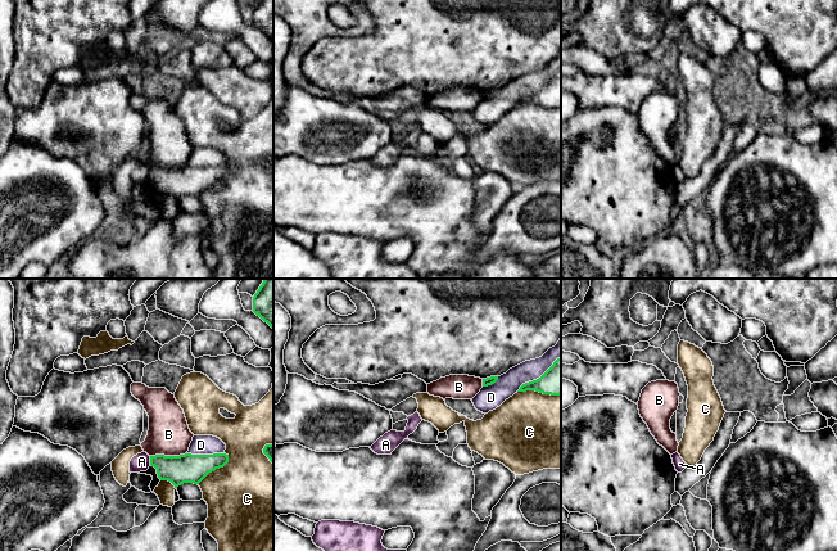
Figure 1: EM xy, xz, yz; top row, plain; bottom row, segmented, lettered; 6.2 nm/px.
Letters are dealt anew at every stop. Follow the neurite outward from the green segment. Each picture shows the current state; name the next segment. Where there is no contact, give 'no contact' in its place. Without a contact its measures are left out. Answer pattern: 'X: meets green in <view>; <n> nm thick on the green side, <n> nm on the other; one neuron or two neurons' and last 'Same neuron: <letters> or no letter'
A: meets green in xy; 180 nm thick on the green side, 110 nm on the other; two neurons
B: meets green in xy; 180 nm thick on the green side, 260 nm on the other; two neurons
C: meets green in xz; 200 nm thick on the green side, 500 nm on the other; two neurons
D: meets green in xz; 200 nm thick on the green side, 140 nm on the other; two neurons
Same neuron: no letter

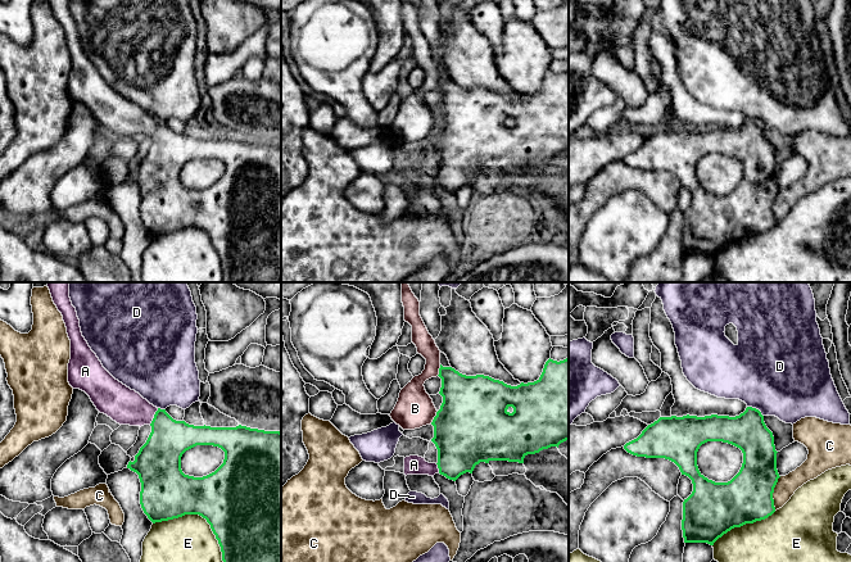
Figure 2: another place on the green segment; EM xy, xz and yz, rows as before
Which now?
A: meets green in xy; 240 nm thick on the green side, 220 nm on the other; one neuron
B: meets green in xz; 460 nm thick on the green side, 240 nm on the other; two neurons
C: meets green in yz; 300 nm thick on the green side, 130 nm on the other; two neurons
D: meets green in yz; 240 nm thick on the green side, 500 nm on the other; two neurons
E: meets green in xy; 480 nm thick on the green side, 420 nm on the other; two neurons
Same neuron: A

